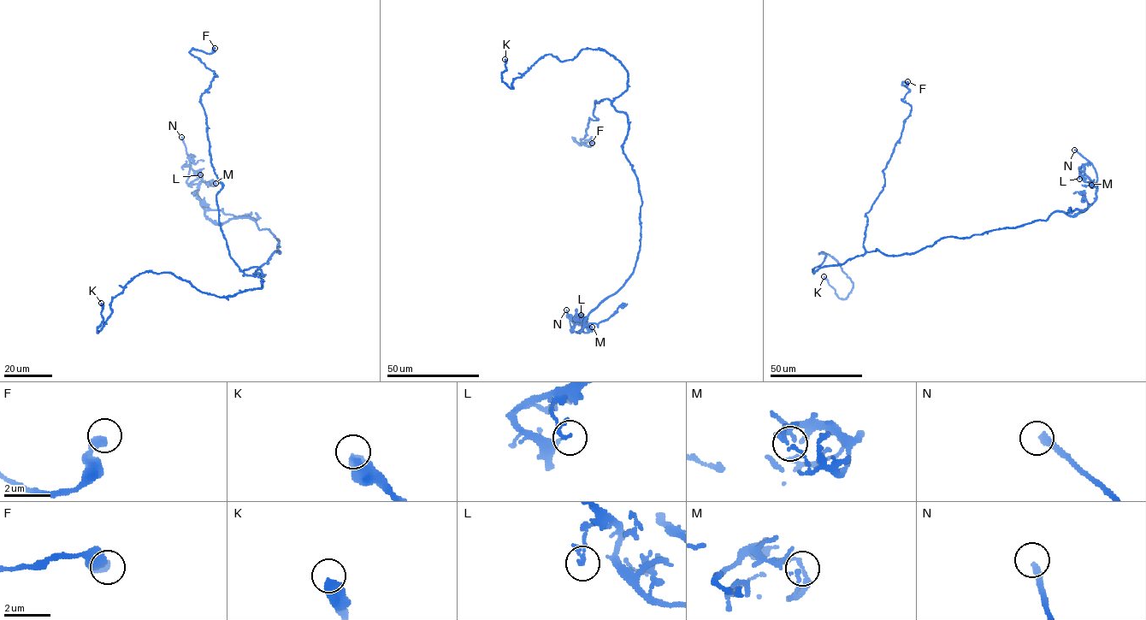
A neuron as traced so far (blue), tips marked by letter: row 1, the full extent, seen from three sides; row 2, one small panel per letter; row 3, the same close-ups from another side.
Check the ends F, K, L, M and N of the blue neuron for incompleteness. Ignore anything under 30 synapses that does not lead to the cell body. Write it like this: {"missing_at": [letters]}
{"missing_at": ["N"]}

